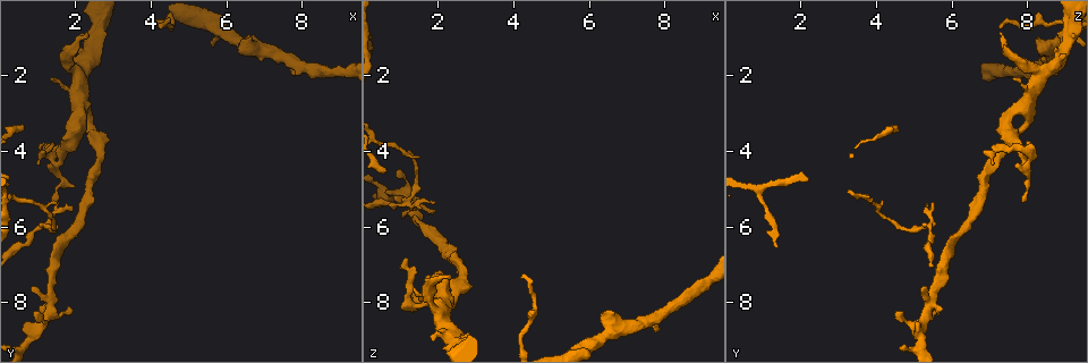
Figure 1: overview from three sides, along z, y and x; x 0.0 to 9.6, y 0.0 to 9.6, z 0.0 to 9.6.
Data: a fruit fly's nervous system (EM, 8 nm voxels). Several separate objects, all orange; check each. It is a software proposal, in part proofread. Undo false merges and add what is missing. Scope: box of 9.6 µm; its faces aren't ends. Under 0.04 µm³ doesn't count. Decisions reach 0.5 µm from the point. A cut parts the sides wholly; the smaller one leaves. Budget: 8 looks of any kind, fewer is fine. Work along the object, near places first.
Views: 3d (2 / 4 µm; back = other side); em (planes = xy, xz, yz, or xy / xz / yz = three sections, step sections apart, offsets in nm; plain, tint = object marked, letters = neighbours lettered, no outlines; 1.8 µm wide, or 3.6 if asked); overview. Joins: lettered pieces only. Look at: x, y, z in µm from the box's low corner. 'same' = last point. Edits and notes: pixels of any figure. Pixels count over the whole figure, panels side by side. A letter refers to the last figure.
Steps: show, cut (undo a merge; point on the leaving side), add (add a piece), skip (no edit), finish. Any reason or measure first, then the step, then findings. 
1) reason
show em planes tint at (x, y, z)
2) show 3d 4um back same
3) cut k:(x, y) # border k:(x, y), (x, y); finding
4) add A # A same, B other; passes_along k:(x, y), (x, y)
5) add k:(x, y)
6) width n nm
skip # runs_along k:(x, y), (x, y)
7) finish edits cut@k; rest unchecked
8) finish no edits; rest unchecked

stops while still wide
show 3d 2um at (6.65, 1.10, 8.25)

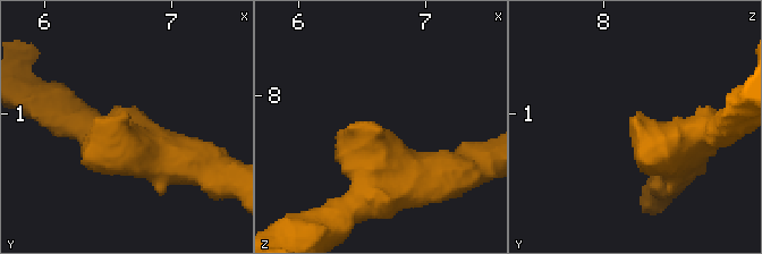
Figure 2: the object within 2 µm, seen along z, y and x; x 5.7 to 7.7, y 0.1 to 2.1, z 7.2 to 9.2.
shape alone is not enough
show em planes tint at (6.64, 1.02, 8.22)

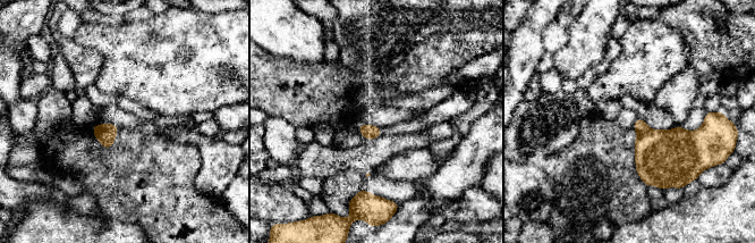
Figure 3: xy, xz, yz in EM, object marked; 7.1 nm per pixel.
see the neighbours
show em planes letters same

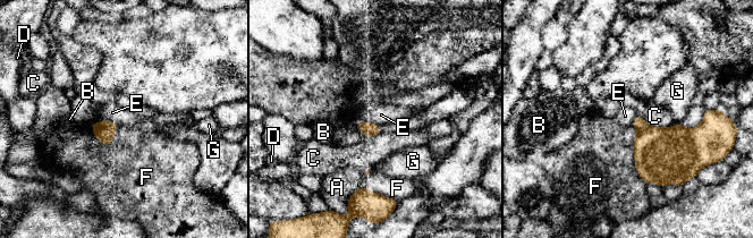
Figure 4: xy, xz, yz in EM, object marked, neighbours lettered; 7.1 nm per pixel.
skip # A other, B other, C other, D other, E other, F other, G other; border 4:(380, 126), (358, 121), (356, 130); no lettered piece goes on from it

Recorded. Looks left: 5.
branch stops here
show 3d 4um at (2.30, 0.90, 7.30)

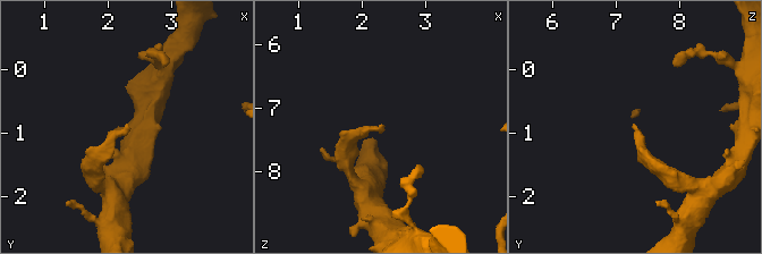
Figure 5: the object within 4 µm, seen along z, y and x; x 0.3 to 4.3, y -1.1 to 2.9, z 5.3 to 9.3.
need the tissue
show em planes plain at (2.35, 0.85, 7.30)

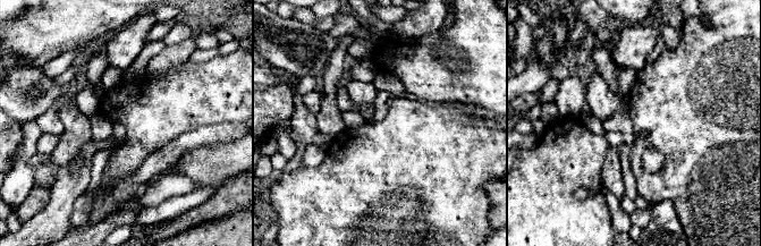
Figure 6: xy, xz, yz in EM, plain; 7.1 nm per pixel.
see the neighbours
show em planes letters same

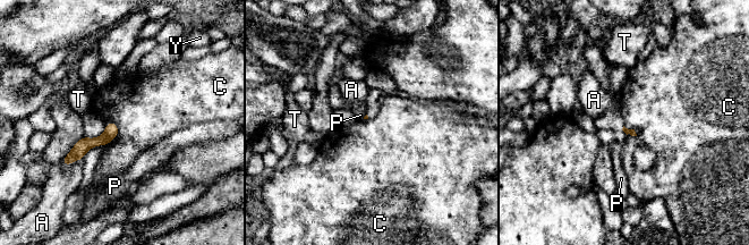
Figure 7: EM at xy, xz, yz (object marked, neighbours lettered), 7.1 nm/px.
longest_contact A 160 nm
skip # A other, C other, P other, T other, Y other; none of them fits

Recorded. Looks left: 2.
branch stops here
show em planes letters at (1.05, 4.30, 7.05)

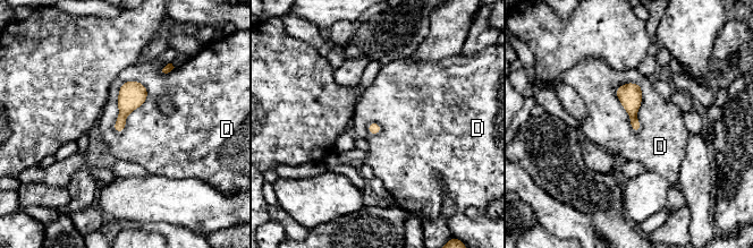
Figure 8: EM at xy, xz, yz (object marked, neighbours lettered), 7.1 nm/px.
skip # D other; none of them fits

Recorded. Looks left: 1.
finish no edits; rest unchecked

